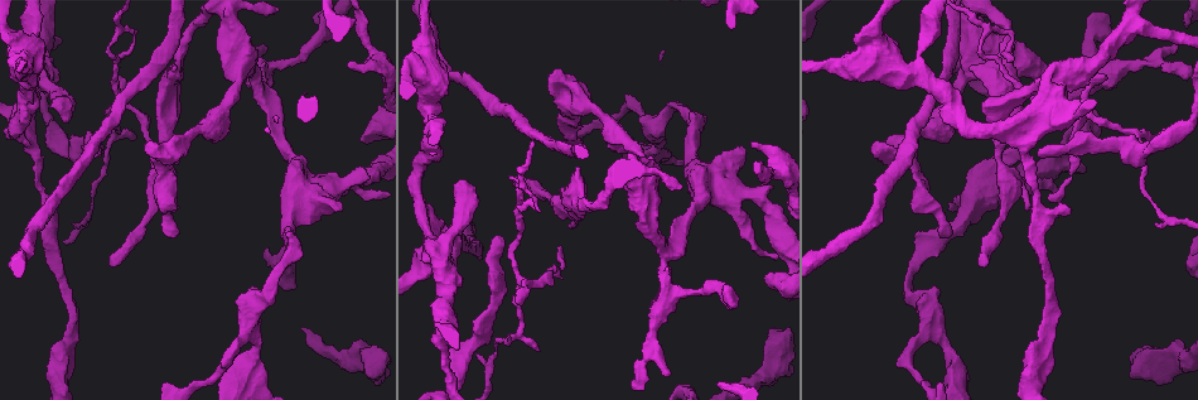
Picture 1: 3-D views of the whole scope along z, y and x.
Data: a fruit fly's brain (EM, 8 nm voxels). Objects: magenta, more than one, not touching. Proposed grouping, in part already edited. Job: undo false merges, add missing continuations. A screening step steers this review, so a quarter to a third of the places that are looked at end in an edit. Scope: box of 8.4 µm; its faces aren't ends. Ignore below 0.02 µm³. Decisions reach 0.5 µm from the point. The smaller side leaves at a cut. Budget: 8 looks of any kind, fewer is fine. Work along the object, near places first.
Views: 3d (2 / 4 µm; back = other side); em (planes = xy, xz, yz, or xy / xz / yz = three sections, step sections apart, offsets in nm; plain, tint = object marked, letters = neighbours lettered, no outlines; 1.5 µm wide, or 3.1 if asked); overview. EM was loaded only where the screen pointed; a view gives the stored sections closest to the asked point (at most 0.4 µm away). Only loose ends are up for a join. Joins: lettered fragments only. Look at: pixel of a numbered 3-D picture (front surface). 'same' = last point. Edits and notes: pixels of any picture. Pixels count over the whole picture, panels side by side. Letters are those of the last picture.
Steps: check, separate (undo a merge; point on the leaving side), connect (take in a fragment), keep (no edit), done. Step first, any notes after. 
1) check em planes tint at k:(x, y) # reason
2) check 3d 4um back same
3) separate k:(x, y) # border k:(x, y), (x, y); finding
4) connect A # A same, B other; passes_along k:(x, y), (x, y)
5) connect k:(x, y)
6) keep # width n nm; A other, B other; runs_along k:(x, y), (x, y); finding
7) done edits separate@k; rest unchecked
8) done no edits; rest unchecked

check em planes letters at 1:(1149, 139) # tapers out

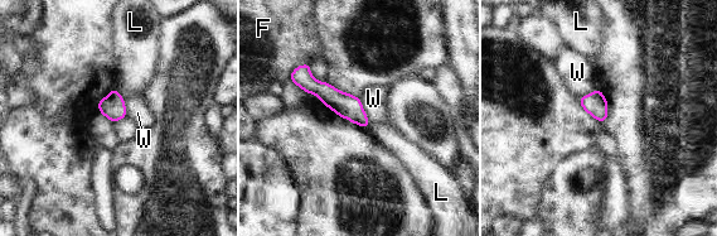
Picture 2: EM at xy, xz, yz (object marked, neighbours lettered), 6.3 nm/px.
keep # longest_contact W 180 nm; F other, L other, W other; border 2:(358, 97), (369, 121); no lettered fragment goes on from it

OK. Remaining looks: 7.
check em planes letters at 1:(949, 235) # free end

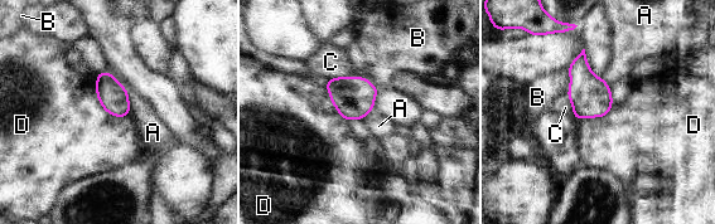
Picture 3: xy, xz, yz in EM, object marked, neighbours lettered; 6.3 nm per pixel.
keep # A other, B other, C other, D other; border 3:(95, 89), (104, 108), (127, 116); no lettered fragment goes on from it

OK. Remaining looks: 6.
check em planes letters at 1:(363, 143) # branch stops here

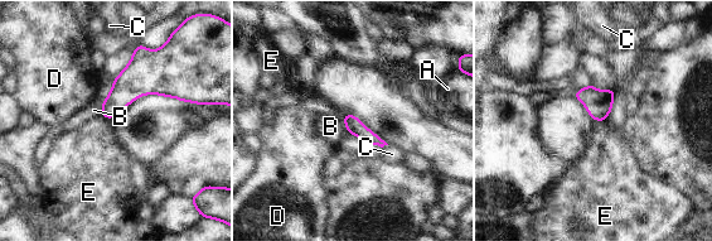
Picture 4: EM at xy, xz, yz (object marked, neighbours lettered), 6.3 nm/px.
keep # A other, B other, C other, D other, E other; border 4:(605, 120), (597, 123); none of them fits

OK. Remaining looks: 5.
done no edits; rest unchecked

